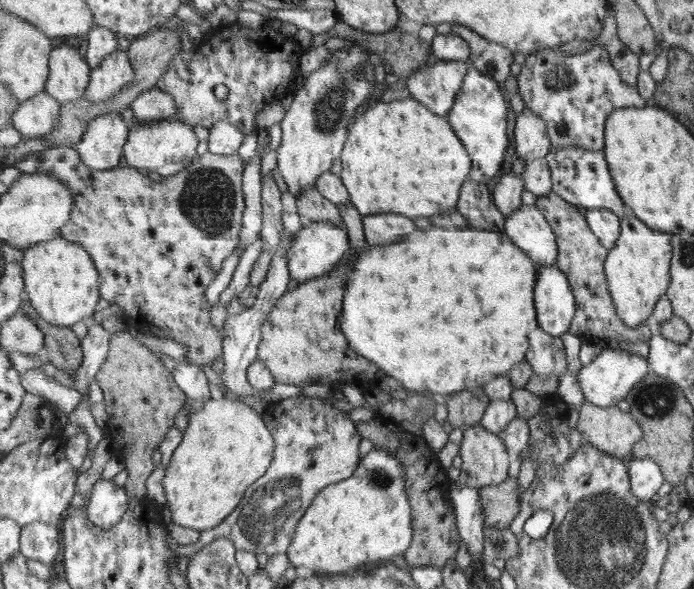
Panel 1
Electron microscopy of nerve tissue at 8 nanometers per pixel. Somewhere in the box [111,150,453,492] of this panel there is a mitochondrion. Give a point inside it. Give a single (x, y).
(206, 201)

